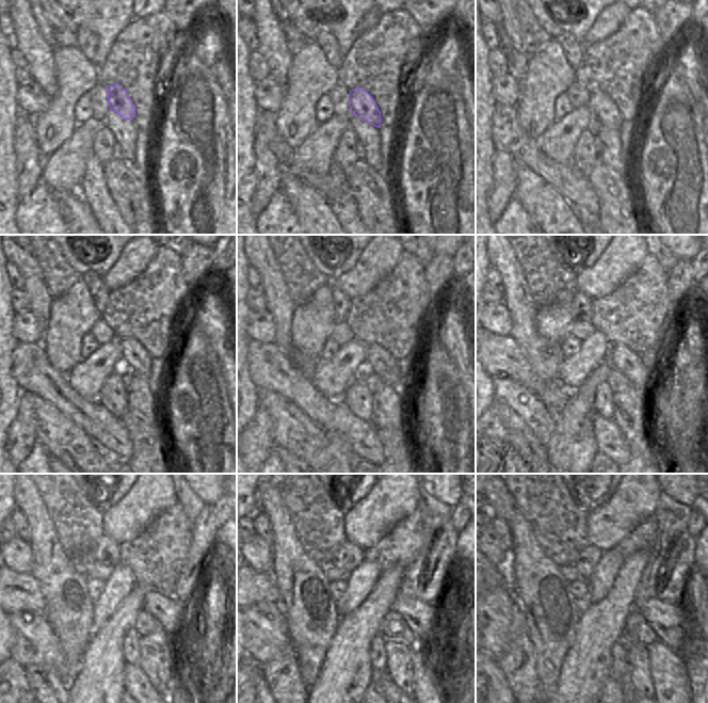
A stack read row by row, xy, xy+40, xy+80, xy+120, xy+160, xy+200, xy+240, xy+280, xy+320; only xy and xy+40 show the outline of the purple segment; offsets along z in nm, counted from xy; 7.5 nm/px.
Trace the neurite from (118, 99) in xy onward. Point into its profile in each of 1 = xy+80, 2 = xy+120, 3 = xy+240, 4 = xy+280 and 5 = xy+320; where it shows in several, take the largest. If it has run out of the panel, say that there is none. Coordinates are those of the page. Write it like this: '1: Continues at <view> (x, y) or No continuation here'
1: Continues at xy+80 (602, 108)
2: Continues at xy+120 (134, 356)
3: Continues at xy+240 (180, 617)
4: Continues at xy+280 (428, 621)
5: Continues at xy+320 (675, 624).

